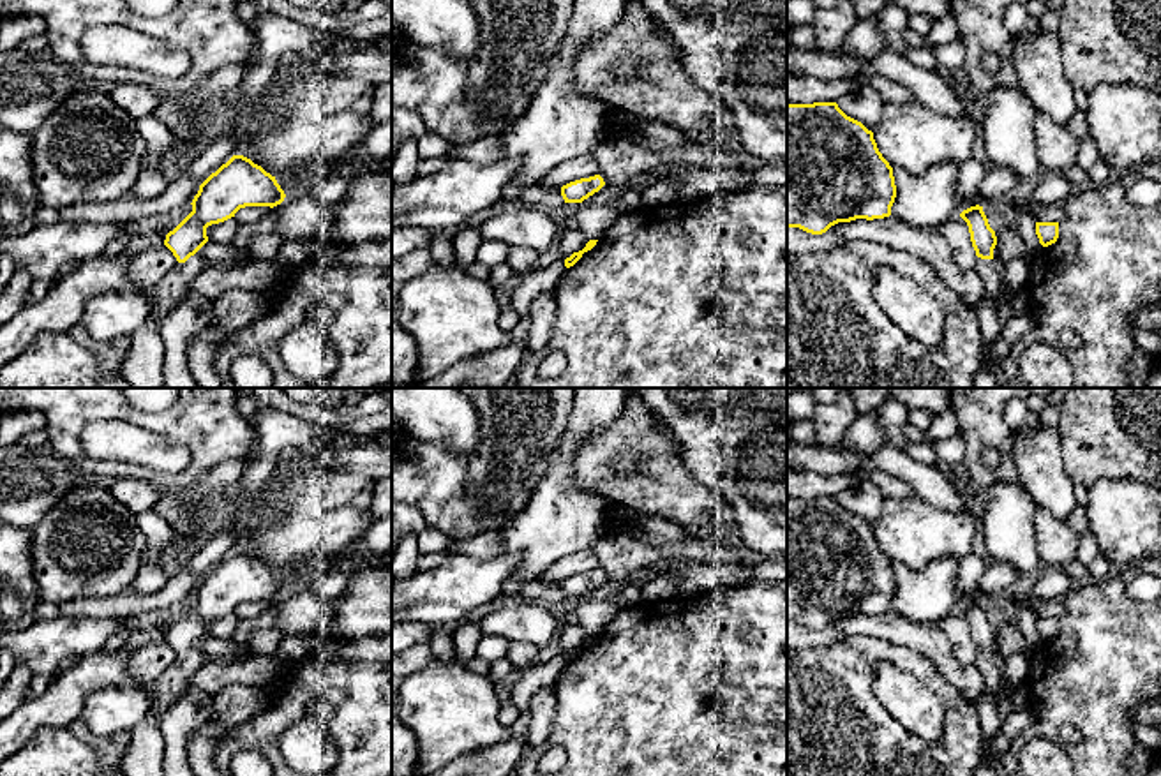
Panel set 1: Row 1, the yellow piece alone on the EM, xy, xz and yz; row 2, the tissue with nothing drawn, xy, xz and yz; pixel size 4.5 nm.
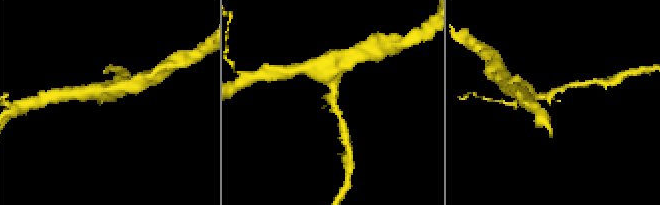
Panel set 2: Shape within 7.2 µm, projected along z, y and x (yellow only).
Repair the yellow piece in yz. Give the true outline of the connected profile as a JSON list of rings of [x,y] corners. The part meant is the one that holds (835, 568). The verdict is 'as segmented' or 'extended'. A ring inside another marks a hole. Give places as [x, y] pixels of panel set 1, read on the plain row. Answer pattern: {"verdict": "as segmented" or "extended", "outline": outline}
{"verdict": "as segmented", "outline": [[[836,497],[787,499],[787,623],[822,630],[838,617],[884,614],[896,593],[893,563],[882,552],[873,527],[847,511]]]}

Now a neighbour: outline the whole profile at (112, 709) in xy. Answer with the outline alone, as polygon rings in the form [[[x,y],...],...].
[[[108,686],[85,698],[79,720],[92,734],[108,737],[122,730],[134,730],[150,707],[150,697],[143,688]]]

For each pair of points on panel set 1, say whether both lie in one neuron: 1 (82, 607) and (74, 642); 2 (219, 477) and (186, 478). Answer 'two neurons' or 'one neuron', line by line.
1: two neurons
2: two neurons

